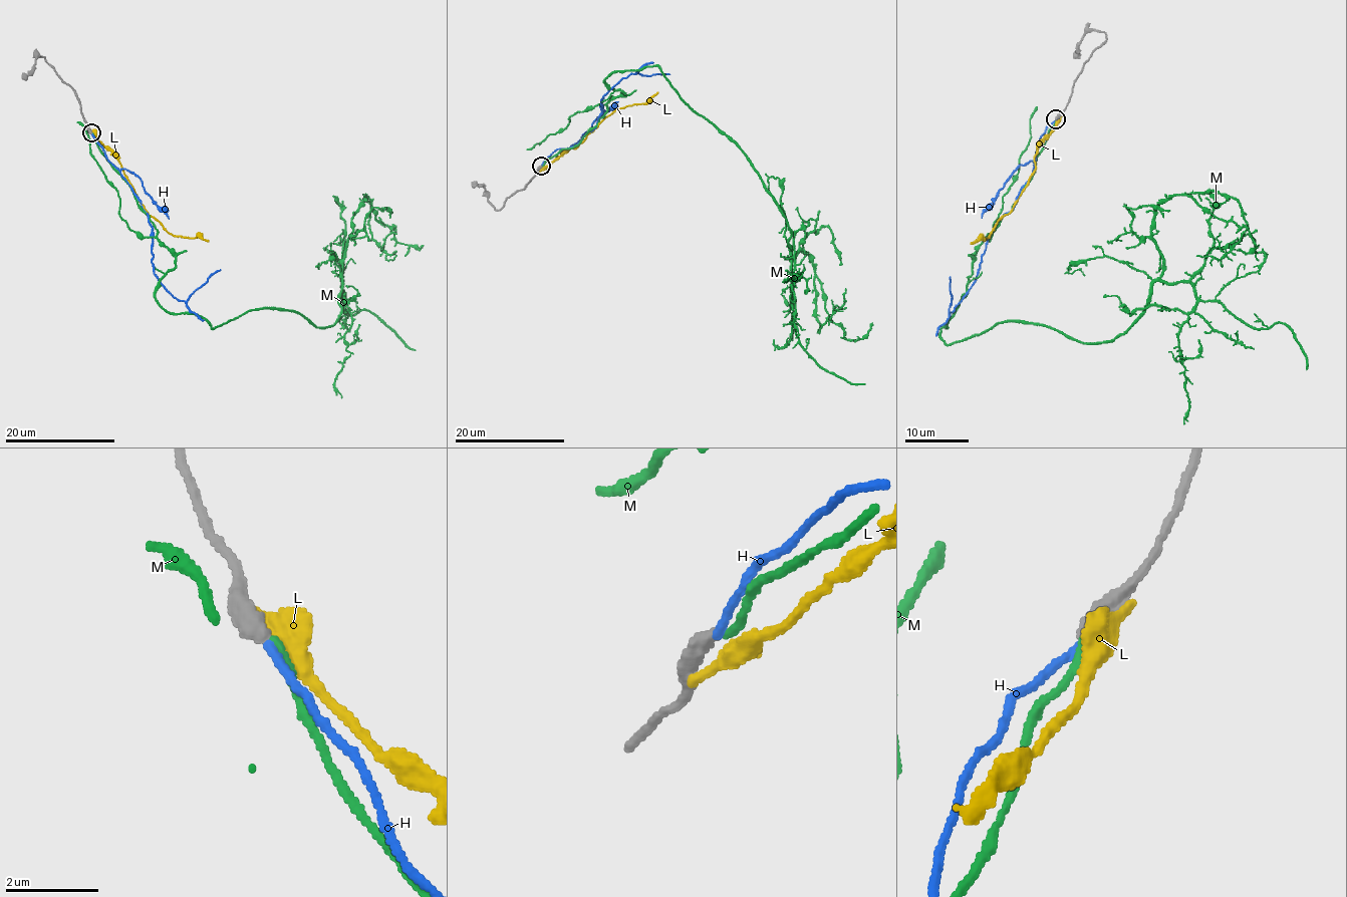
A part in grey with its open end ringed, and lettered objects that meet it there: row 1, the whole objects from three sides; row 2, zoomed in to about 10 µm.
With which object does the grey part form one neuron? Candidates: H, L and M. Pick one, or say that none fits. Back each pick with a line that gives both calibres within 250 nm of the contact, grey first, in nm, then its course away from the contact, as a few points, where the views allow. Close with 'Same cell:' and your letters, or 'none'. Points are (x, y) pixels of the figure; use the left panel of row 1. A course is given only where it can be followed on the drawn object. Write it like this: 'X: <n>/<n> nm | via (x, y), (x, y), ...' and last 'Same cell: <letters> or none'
M: 420/150 nm | via (91, 133), (175, 258), (155, 292), (171, 313), (331, 326), (365, 195), (395, 251)
Same cell: M

